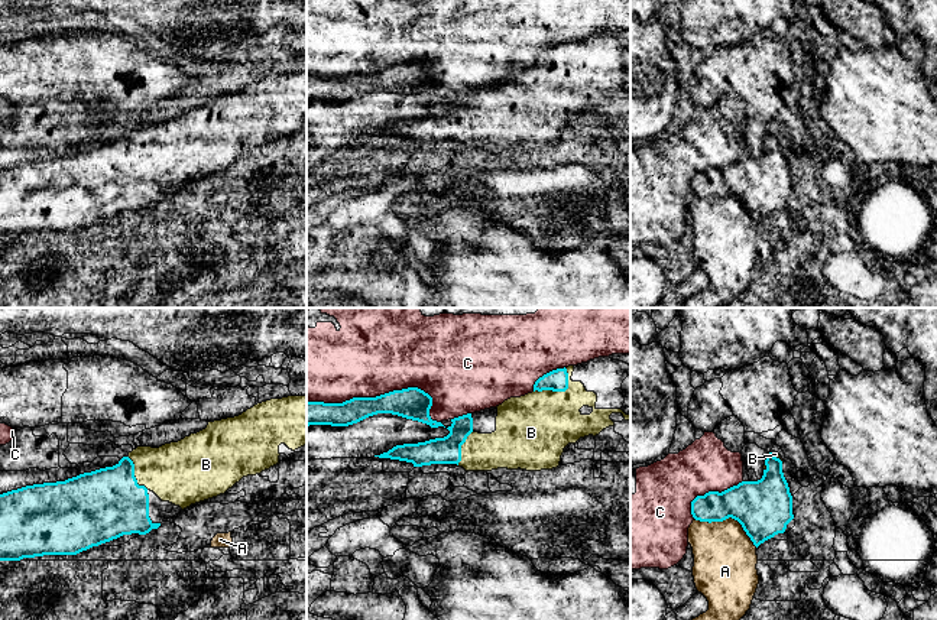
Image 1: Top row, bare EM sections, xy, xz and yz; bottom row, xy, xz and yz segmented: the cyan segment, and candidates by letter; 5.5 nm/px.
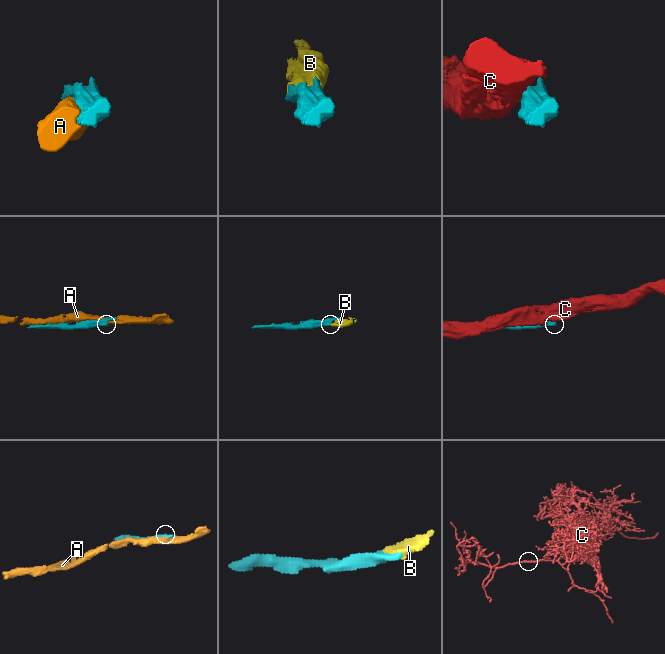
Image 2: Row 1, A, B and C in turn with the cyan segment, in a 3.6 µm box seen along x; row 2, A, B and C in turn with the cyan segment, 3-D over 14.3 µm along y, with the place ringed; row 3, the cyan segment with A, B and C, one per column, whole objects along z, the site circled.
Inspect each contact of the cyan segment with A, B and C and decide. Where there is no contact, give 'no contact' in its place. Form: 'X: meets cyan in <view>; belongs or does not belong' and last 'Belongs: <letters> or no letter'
A: meets cyan in yz; does not belong
B: meets cyan in xz; belongs
C: meets cyan in xz; does not belong
Belongs: B

